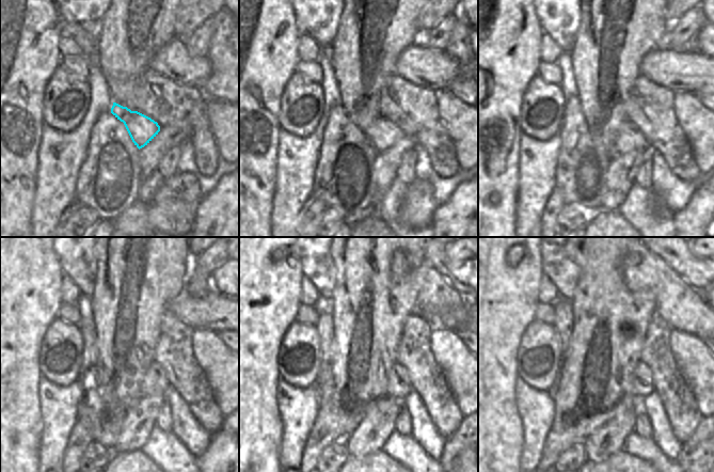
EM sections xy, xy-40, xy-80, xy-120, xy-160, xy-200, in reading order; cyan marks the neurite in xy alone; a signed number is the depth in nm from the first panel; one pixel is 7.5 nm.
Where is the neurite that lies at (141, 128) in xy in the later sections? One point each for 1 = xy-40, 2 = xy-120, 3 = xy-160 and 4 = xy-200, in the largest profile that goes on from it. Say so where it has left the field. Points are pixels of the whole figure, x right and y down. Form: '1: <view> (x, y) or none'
1: xy-40 (383, 134)
2: xy-120 (155, 381)
3: xy-160 (399, 386)
4: xy-200 (641, 379)

